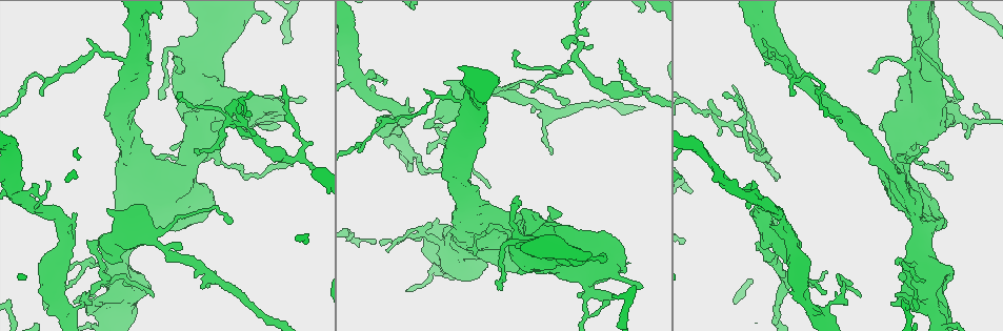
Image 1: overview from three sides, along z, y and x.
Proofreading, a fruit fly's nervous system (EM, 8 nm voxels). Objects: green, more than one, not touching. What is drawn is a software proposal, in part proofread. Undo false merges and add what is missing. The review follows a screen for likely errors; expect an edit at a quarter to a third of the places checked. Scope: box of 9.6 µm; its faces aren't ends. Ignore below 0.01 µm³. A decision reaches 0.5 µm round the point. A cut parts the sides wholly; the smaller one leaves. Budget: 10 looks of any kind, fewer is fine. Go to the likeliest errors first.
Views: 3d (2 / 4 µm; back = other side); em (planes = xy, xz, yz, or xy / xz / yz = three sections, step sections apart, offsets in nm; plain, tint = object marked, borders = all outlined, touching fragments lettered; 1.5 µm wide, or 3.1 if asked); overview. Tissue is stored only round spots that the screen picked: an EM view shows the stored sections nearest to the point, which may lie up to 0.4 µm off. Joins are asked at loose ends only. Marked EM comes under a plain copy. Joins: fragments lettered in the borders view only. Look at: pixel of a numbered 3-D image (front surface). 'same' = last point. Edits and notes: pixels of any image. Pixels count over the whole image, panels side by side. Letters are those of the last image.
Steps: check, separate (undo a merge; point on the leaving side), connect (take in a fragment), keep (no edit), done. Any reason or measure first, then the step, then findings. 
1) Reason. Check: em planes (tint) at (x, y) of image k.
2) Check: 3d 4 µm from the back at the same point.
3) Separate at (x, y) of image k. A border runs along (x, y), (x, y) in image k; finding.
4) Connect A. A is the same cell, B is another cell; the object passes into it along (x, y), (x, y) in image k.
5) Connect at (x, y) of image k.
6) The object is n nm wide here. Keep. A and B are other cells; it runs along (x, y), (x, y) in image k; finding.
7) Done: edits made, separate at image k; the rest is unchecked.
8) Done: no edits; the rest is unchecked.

Branch stops here. Check: 3d 4 µm at (277, 125) of image 1.

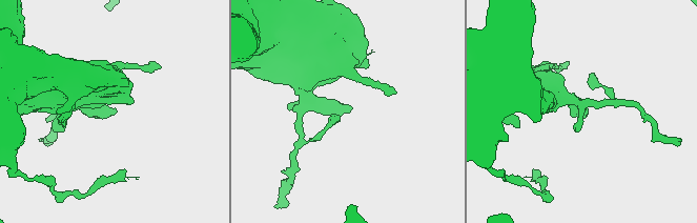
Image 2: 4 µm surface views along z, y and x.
Need the tissue. Check: em xy step 4 (tint) at (115, 111) of image 2.

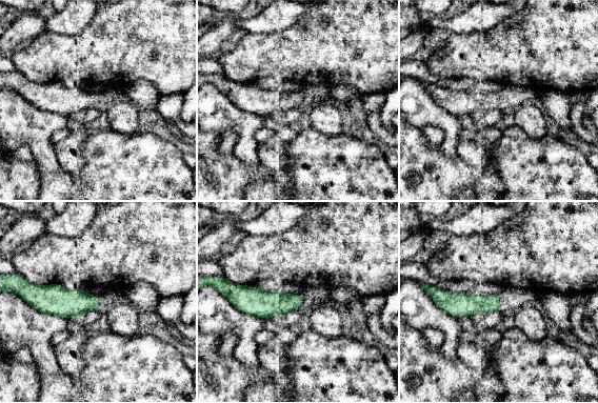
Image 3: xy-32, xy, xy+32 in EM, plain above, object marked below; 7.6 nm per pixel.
Check: em planes (borders) at the same point.

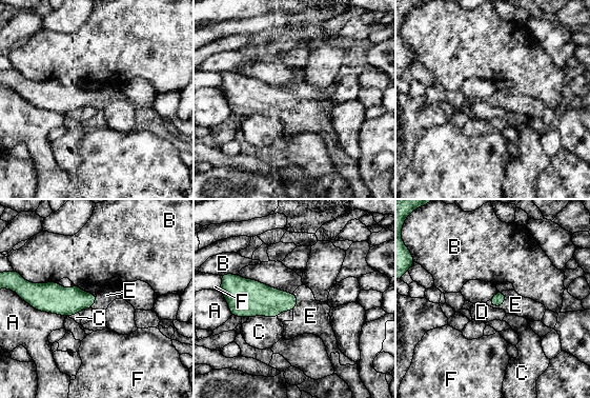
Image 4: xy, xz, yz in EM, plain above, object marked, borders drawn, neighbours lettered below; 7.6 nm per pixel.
Connect E. E is the same cell, A, B, C, D and F are other cells; the object passes into it along (497, 300), (499, 305), (515, 304) in image 4; it goes on there.

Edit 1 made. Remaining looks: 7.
Tapers out. Check: 3d 2 µm at (283, 85) of image 1.

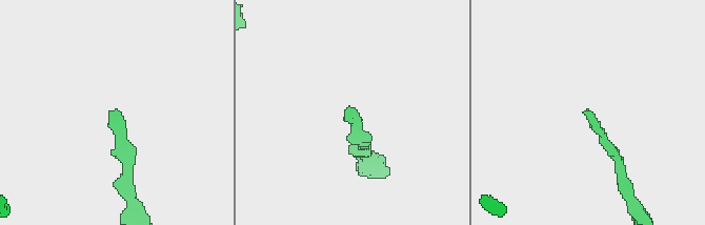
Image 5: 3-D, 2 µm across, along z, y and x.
Check: em xz step 4 (borders) at (355, 108) of image 5.

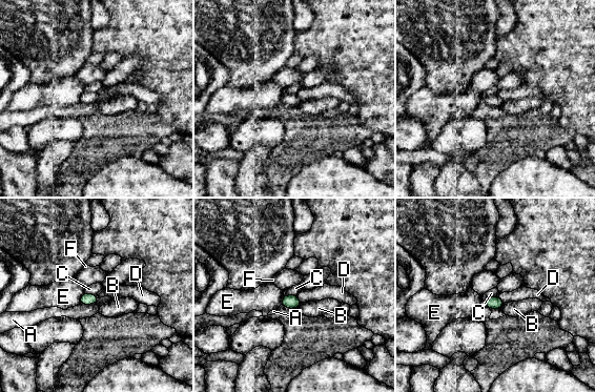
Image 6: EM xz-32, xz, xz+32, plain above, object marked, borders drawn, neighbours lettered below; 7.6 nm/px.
Check: em planes (borders) at the same point.

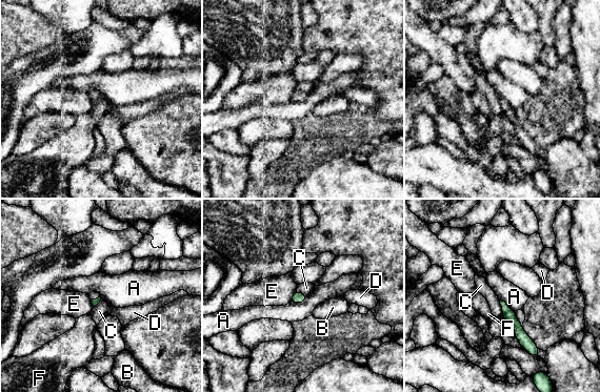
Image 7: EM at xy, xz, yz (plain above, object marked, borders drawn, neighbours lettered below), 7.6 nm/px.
Keep. A, B, C, D, E and F are other cells; it runs along (504, 306), (519, 333), (534, 351) in image 7; none of them fits.

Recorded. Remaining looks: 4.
A fork. Check: 3d 4 µm at (240, 126) of image 1.

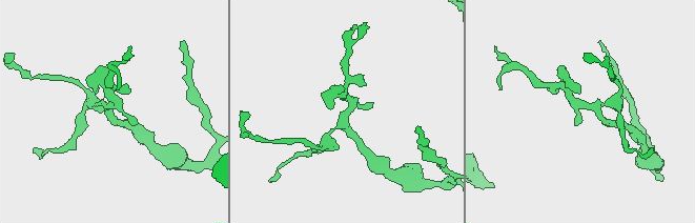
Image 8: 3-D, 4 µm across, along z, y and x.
Check: em planes (borders) at (344, 127) of image 8.

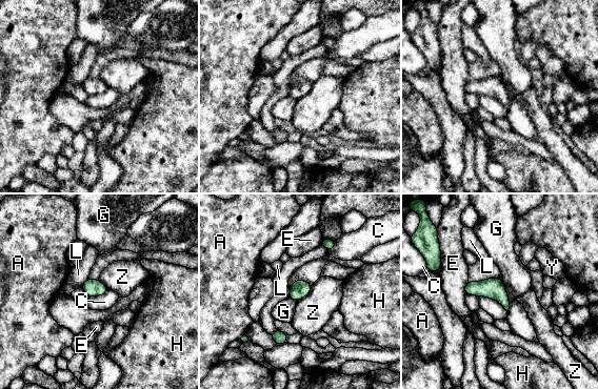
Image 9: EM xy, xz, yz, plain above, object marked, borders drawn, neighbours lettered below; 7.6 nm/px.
Keep. A, C, E, G, H, L, Y and Z are other cells; a border runs along (312, 285), (311, 290), (296, 302) in image 9; continuous, no second cell.

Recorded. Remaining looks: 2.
An open end. Check: em xz step 4 (borders) at (896, 261) of image 1.

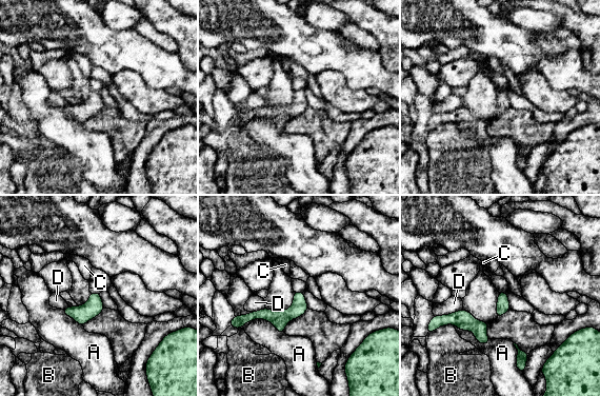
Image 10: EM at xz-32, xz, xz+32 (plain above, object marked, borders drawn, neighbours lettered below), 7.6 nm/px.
The object is 100 nm wide here; the longest contact is with A, 340 nm. Keep. A, B, C and D are other cells; none of them fits.

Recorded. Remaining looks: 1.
Done: edits made, connect at image 4; the rest is unchecked.

